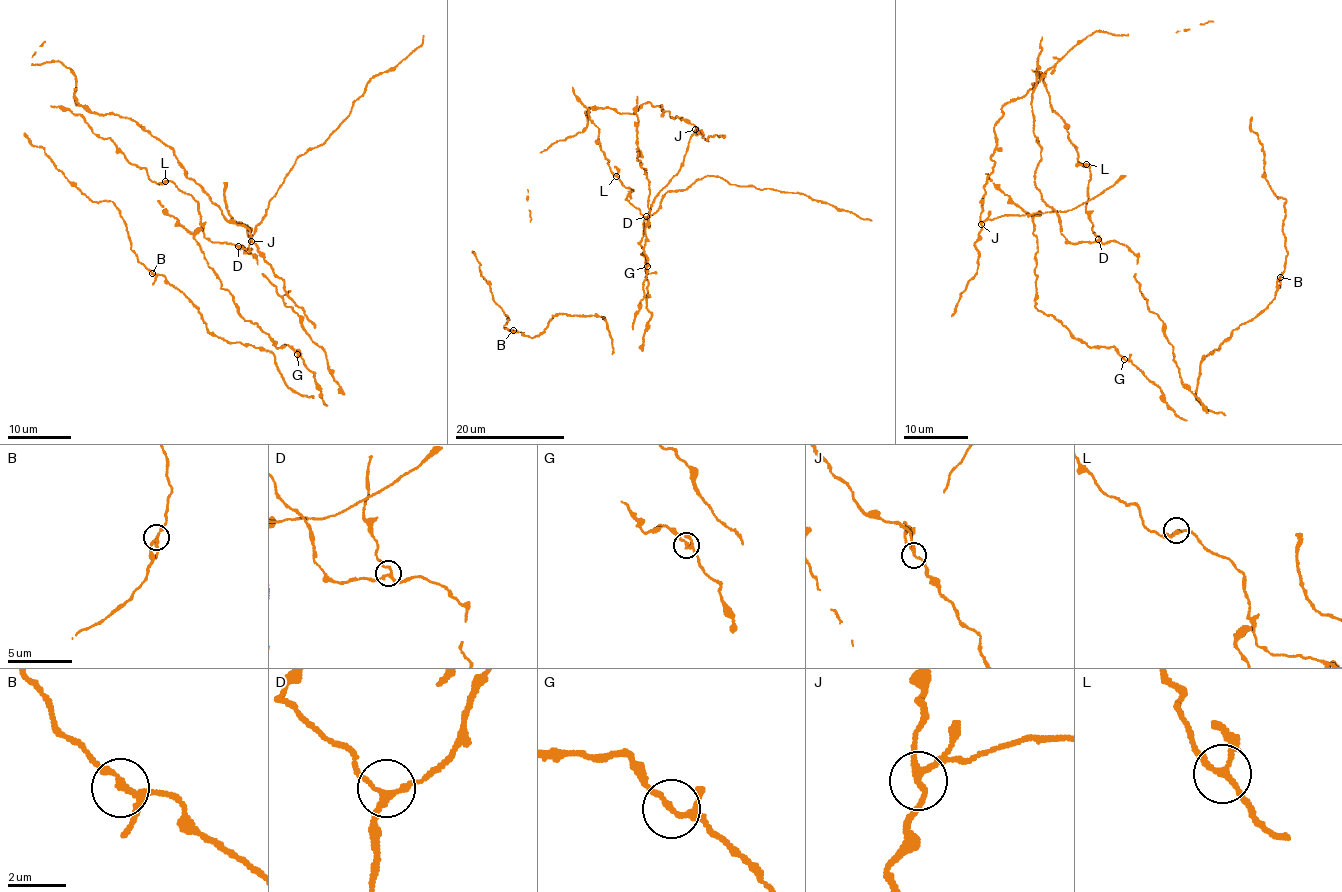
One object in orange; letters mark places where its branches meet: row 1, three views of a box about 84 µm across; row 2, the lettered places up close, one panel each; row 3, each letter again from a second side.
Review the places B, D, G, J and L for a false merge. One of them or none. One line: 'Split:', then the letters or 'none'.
Split: none

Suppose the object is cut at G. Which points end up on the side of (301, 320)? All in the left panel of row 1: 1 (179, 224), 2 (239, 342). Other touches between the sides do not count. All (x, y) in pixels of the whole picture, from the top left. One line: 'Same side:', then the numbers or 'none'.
Same side: 2

